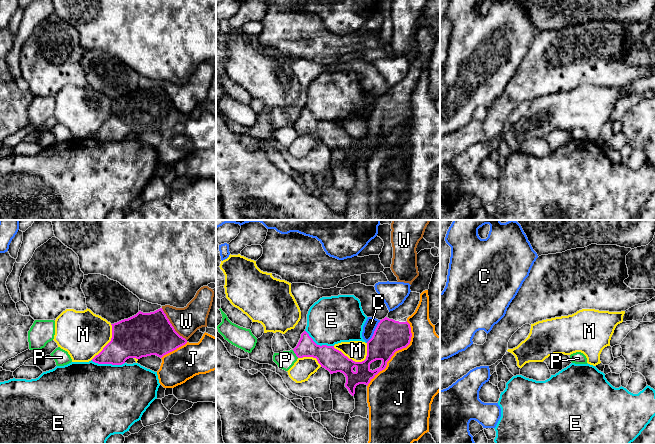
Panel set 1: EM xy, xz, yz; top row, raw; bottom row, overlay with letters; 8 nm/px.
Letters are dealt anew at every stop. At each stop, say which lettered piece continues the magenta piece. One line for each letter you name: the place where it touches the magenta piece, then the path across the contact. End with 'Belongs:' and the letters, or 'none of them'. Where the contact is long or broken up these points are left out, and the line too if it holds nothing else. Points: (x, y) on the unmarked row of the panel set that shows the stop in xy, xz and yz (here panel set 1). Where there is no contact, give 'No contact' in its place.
Belongs: none of them

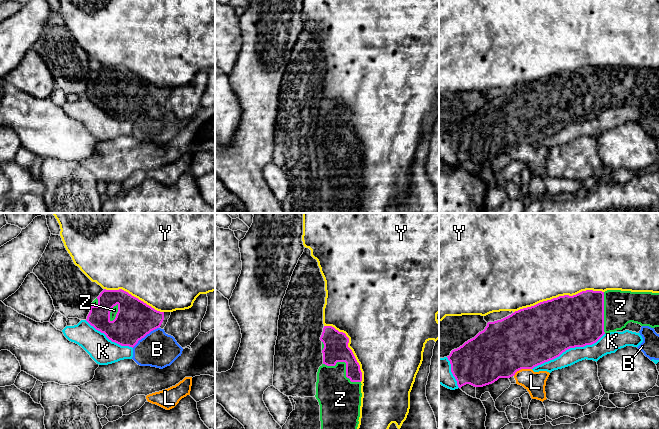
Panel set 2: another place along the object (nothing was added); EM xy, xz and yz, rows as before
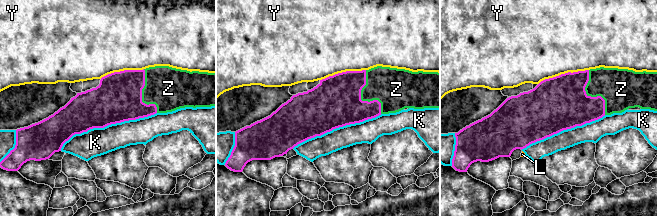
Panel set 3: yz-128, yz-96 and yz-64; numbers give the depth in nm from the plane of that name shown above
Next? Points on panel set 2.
Z: Touches magenta at xz (346, 142)
Belongs: Z

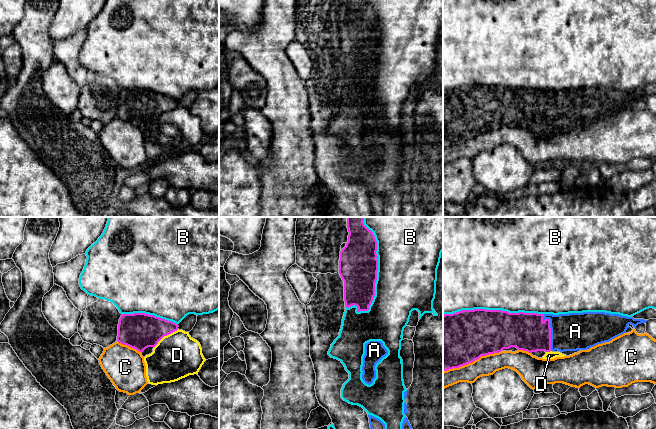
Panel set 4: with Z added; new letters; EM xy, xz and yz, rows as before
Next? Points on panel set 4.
A: Touches magenta at yz (550, 106)
Belongs: A

